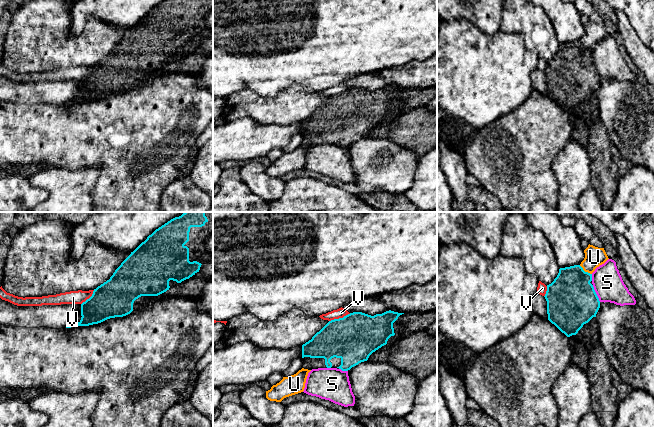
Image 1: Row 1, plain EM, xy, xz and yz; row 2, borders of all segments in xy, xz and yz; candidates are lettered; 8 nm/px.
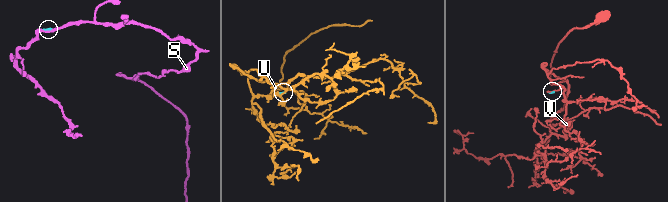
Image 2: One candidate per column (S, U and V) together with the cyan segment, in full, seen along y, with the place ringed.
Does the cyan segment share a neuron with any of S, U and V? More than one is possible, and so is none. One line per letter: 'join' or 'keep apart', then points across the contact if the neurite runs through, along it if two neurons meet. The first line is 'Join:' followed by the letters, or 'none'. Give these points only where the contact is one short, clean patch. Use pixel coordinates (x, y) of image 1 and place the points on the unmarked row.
Join: none
S: keep apart
U: keep apart
V: keep apart

